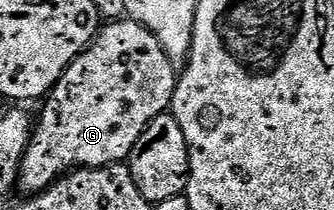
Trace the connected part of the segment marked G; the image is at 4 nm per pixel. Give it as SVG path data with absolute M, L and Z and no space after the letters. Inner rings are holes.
M129 17L121 18L99 30L93 44L75 57L62 79L45 96L41 104L42 116L39 119L37 116L30 144L18 169L17 186L30 191L26 193L47 191L63 175L84 167L111 167L113 163L126 163L147 125L158 115L170 111L176 82L175 64L171 63L160 41L152 37L147 27Z

